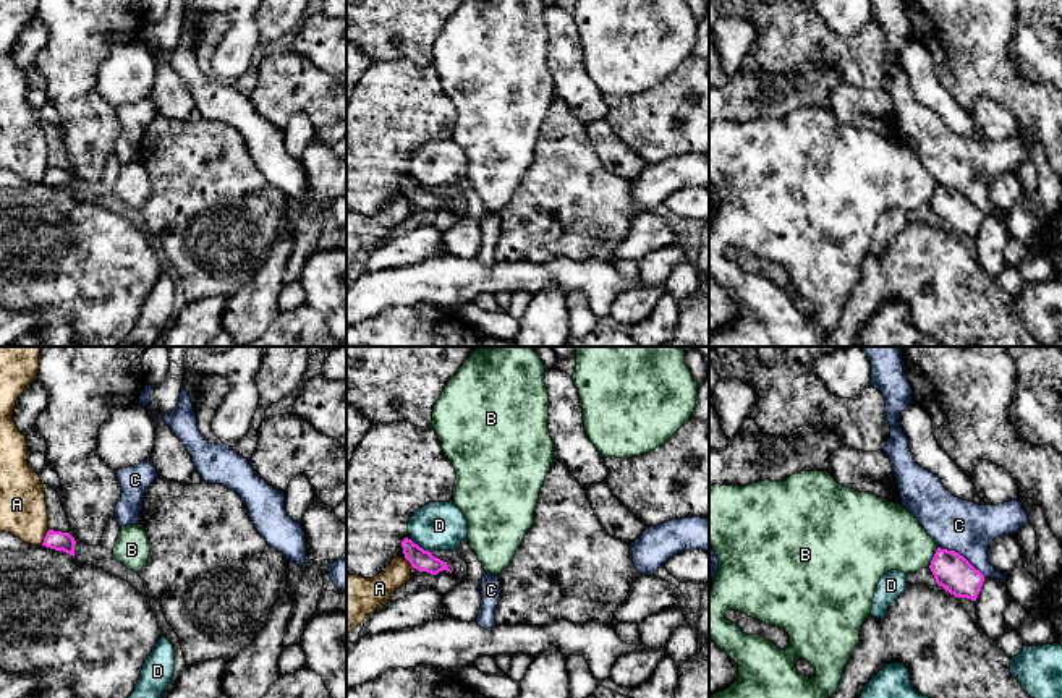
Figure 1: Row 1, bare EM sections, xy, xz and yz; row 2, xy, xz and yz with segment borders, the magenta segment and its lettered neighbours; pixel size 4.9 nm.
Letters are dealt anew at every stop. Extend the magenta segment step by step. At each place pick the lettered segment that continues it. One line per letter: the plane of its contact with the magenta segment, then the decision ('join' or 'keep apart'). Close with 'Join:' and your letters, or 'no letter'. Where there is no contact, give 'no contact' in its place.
A: meets magenta in xy; keep apart
B: meets magenta in yz; keep apart
C: meets magenta in yz; keep apart
D: meets magenta in xz; keep apart
Join: no letter

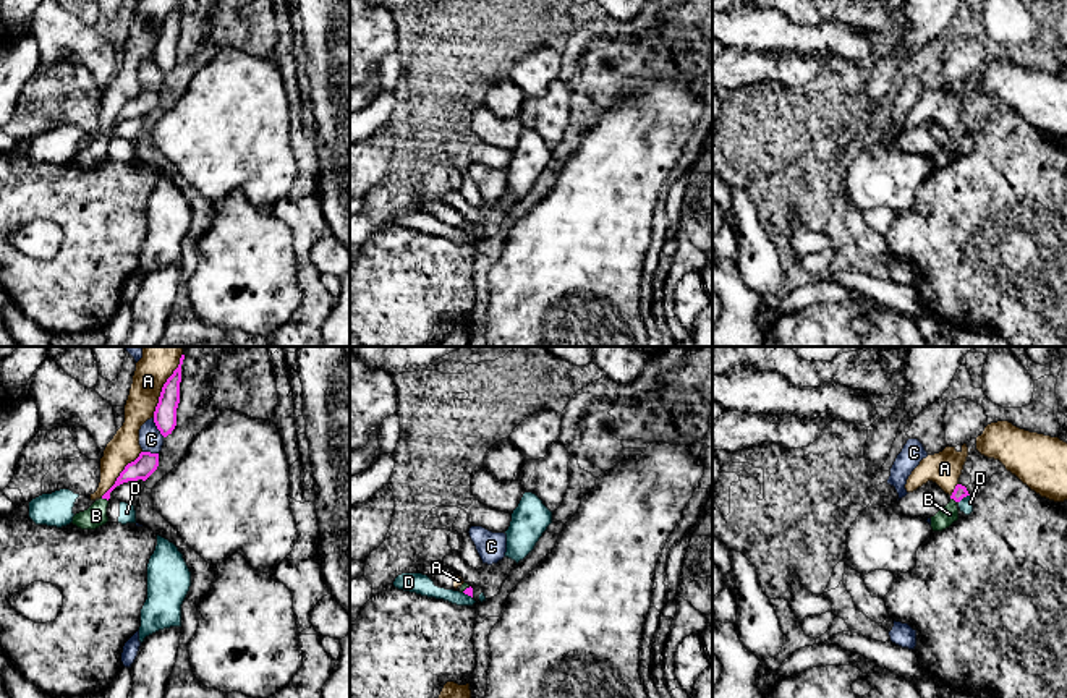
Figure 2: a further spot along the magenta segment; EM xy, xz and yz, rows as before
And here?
A: meets magenta in xy; keep apart
B: meets magenta in xy; join
C: meets magenta in xy; keep apart
D: meets magenta in yz; keep apart
Join: B

